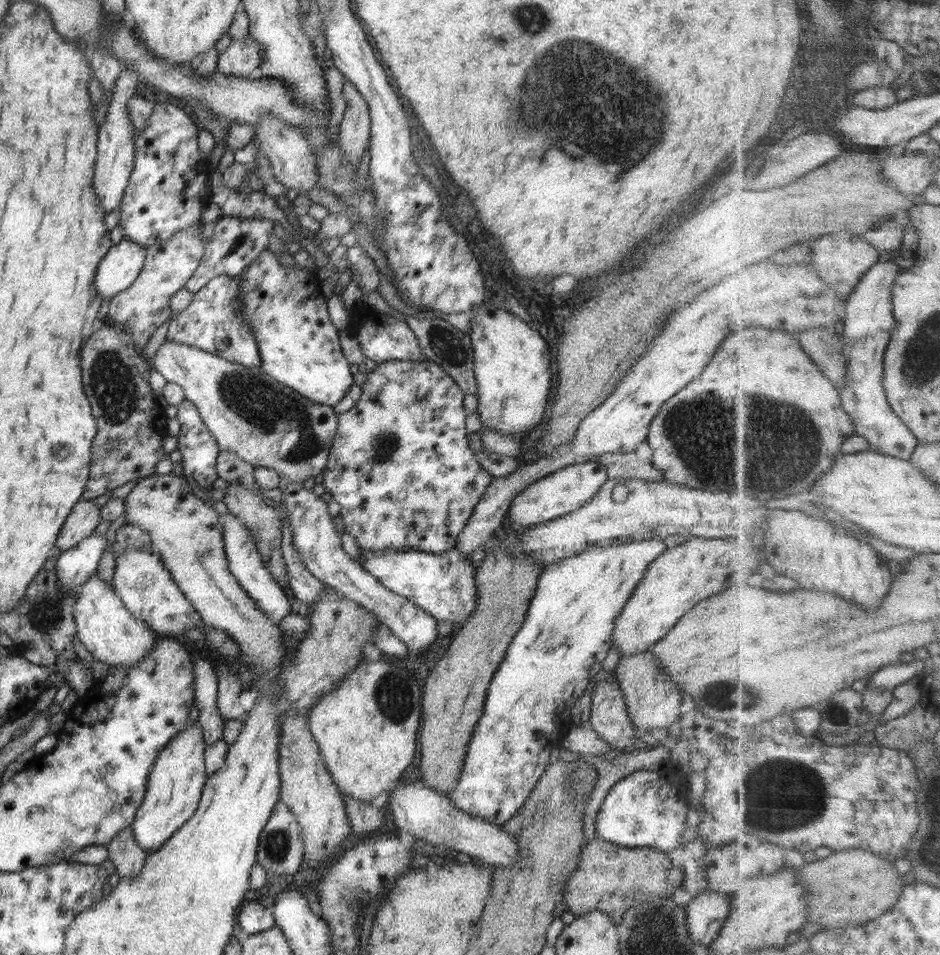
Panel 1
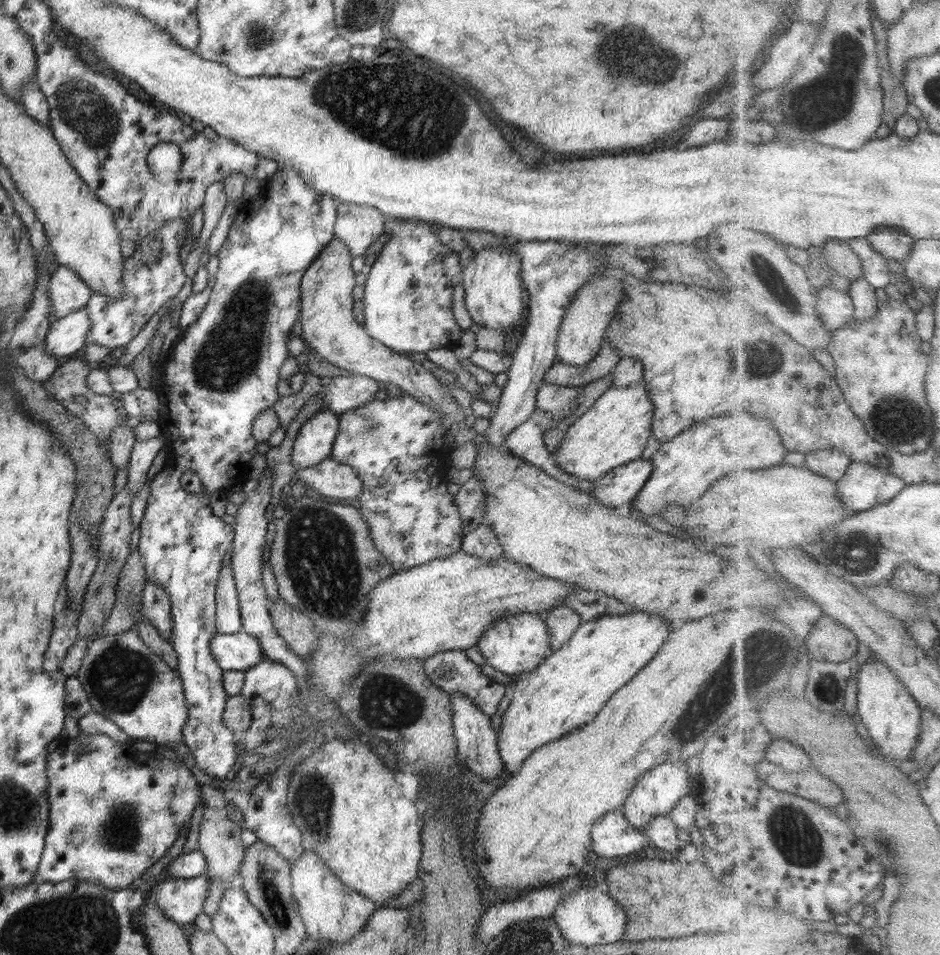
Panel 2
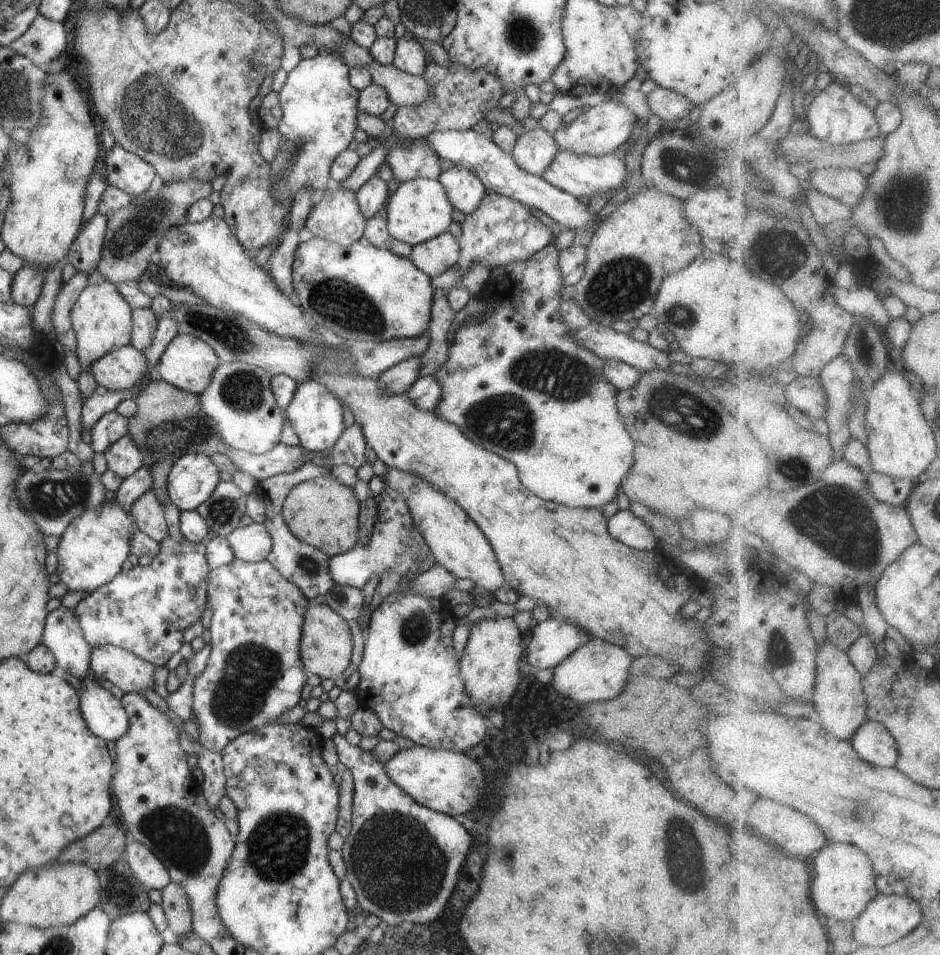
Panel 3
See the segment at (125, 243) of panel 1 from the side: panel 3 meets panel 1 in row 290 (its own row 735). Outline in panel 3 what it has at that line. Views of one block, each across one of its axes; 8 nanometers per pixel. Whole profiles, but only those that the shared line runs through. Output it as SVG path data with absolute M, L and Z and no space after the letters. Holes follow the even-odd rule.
M92 674L86 676L79 691L80 711L88 729L106 742L122 740L128 734L130 718L110 691L100 686L100 681Z

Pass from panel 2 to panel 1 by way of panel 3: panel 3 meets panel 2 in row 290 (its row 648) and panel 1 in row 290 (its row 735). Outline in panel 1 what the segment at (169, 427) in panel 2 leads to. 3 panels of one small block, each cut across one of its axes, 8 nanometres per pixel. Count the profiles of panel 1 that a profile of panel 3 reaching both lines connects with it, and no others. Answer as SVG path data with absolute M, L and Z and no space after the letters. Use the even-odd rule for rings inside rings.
M240 275L215 276L201 290L194 293L186 309L173 316L168 323L166 340L212 352L245 368L261 368L256 337L248 327L246 317L240 313L240 296Z

